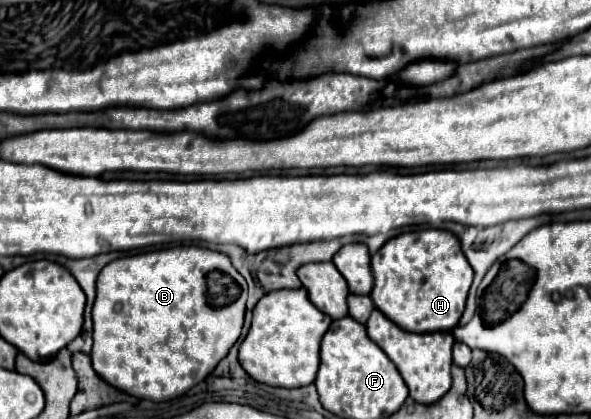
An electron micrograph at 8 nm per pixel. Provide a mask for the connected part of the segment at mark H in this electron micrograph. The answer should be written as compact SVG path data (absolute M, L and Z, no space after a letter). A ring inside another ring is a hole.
M418 230L406 232L392 240L388 240L374 256L372 256L372 274L374 274L374 290L372 302L374 306L384 312L394 324L408 332L438 332L438 330L452 330L466 306L466 296L472 286L472 268L460 248L460 240L446 230Z

